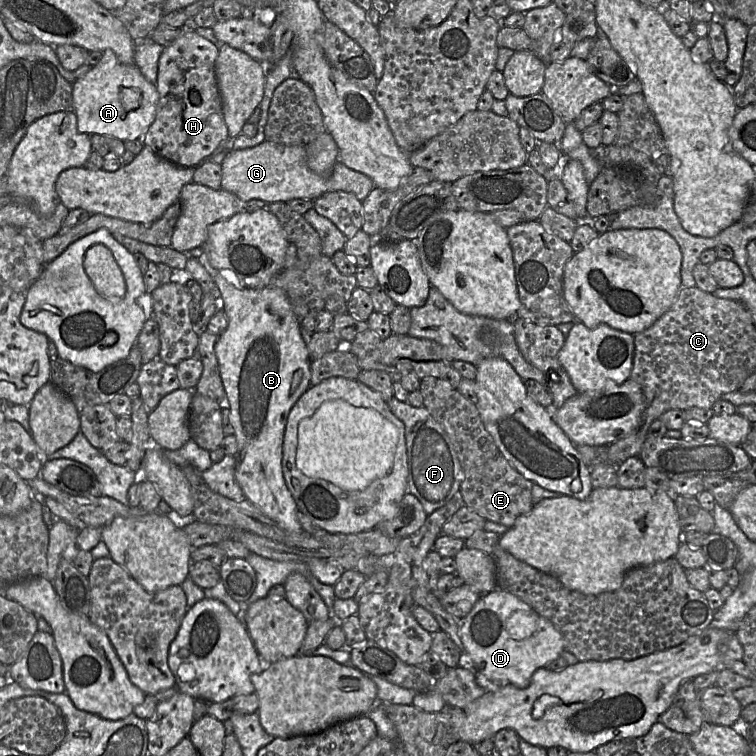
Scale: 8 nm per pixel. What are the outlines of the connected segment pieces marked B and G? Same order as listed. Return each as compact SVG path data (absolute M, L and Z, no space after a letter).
M203 253L200 255L201 263L205 266L208 272L211 273L212 277L215 280L216 285L219 288L221 299L220 299L220 309L224 310L227 319L228 326L227 328L219 334L218 339L215 344L215 354L218 360L219 371L225 394L229 401L229 421L234 429L234 436L237 439L237 452L234 455L236 459L234 475L238 485L241 487L241 490L250 503L259 508L267 517L275 521L283 530L287 532L301 532L303 530L299 519L298 519L298 508L296 502L289 491L282 471L282 456L283 456L283 441L285 428L287 424L287 419L292 407L298 401L298 399L311 387L311 357L308 352L307 344L303 340L300 333L300 319L295 315L292 310L292 307L287 299L285 292L275 284L275 279L273 282L264 288L261 289L252 289L248 287L241 287L236 281L237 277L234 273L229 270L217 270L213 268L207 258Z
M267 140L252 148L229 151L221 167L221 188L235 194L243 202L262 200L266 203L287 203L293 199L313 201L333 191L349 192L363 201L375 186L368 176L347 168L340 161L336 162L329 177L322 177L308 168L305 146L286 146Z

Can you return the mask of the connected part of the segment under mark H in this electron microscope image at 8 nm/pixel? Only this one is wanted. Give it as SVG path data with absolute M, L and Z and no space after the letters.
M190 25L182 27L181 36L165 48L158 61L156 87L159 93L156 118L142 138L158 156L181 167L197 167L209 160L214 153L223 151L223 144L230 138L225 123L222 99L215 75L215 62L219 48L199 35Z

